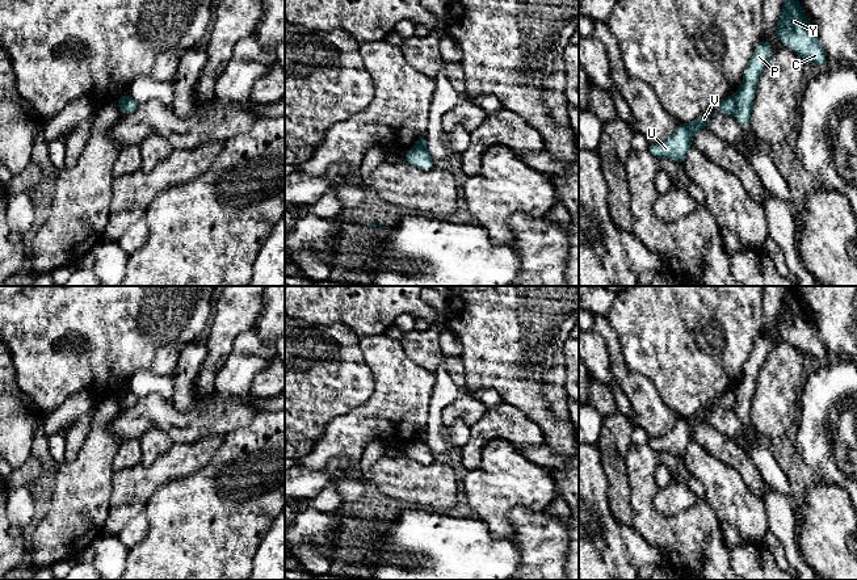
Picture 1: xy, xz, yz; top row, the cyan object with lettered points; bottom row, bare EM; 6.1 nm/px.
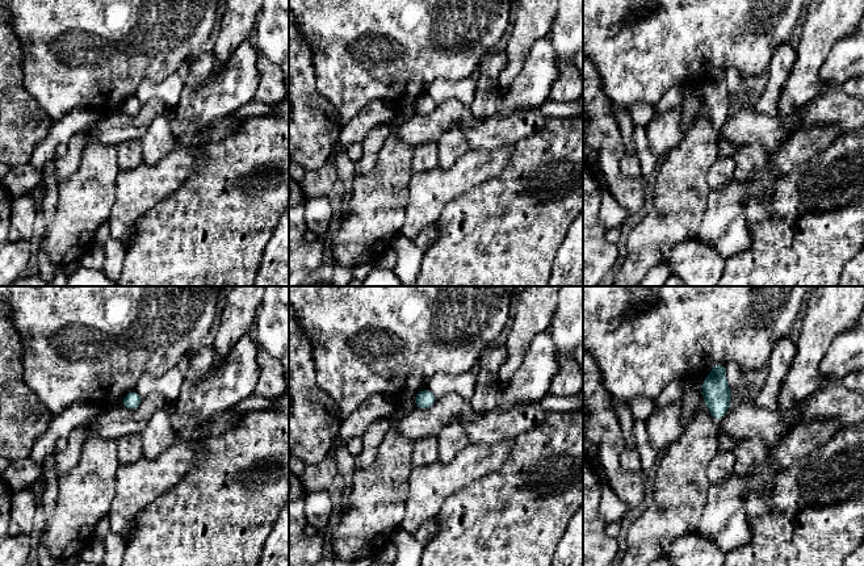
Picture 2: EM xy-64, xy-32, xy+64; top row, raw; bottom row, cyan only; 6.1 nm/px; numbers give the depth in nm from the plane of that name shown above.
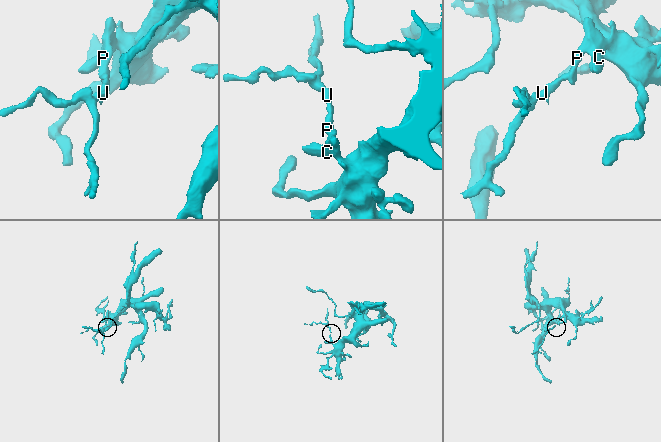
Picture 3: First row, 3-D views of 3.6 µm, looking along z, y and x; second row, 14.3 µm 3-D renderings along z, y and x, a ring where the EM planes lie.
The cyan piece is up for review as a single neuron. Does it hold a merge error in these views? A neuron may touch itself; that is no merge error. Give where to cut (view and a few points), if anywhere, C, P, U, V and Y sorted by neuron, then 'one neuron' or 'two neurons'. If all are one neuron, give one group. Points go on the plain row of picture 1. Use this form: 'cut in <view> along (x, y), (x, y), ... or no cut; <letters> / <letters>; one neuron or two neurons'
cut in yz along (732, 390), (735, 396), (734, 408); C P Y / U V; two neurons

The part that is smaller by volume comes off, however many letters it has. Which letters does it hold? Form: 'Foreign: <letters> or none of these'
Foreign: U, V

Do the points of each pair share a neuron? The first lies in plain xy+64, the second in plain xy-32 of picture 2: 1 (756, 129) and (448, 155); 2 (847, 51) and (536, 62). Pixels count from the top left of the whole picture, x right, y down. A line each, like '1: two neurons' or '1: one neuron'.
1: two neurons
2: one neuron

